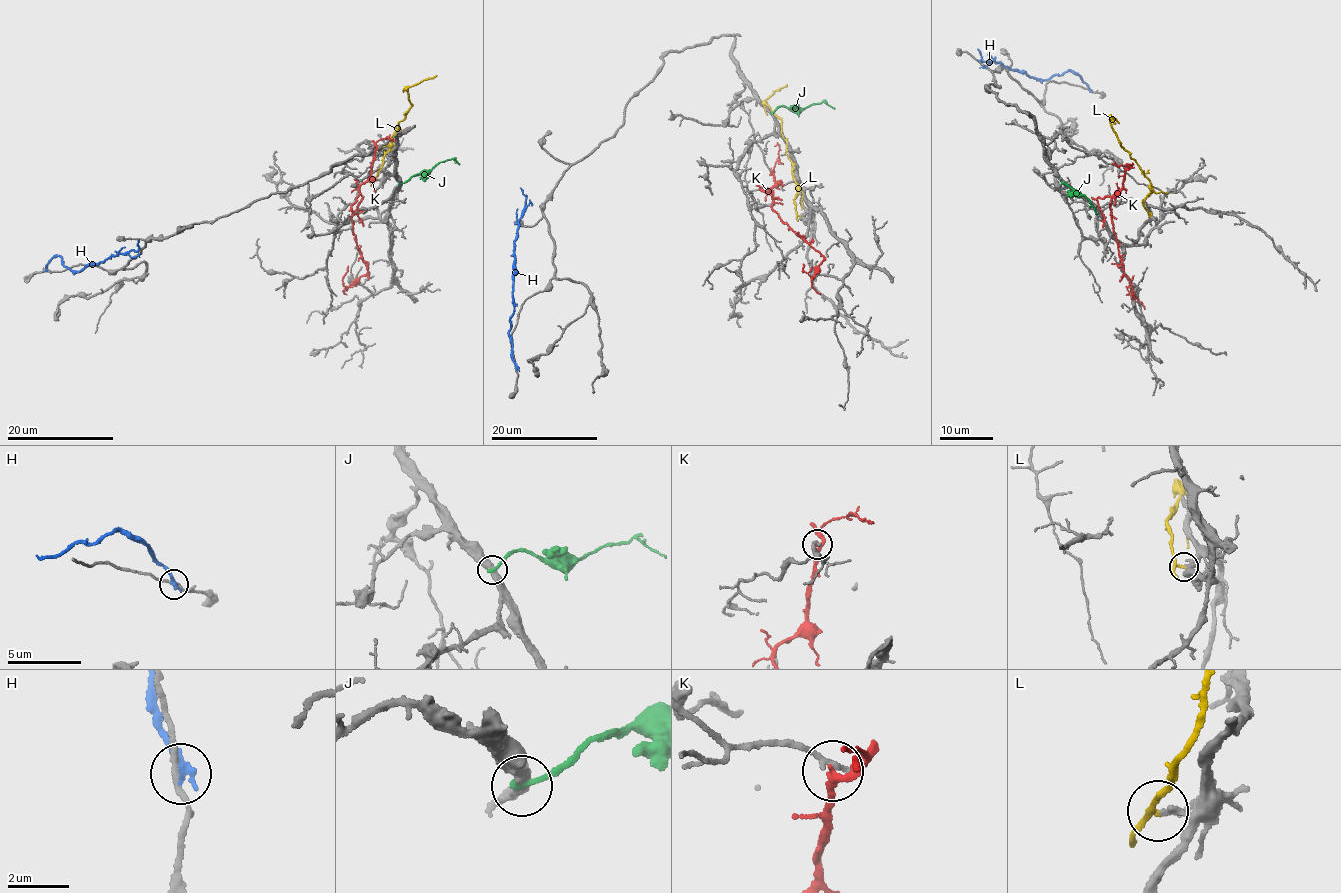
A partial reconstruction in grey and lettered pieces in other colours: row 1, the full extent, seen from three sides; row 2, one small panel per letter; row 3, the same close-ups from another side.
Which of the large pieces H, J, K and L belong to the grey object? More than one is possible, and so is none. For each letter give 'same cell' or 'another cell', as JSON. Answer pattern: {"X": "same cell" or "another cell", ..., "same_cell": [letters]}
{"H": "another cell", "J": "another cell", "K": "another cell", "L": "another cell", "same_cell": []}

